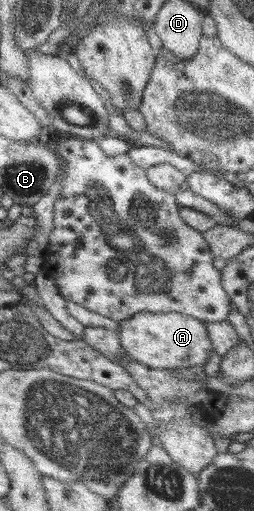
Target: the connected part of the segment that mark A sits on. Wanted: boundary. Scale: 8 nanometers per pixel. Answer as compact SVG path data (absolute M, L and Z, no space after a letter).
M139 311L136 316L120 322L118 338L127 355L142 365L152 369L181 369L193 365L204 366L211 351L214 351L204 322L172 311L171 313L151 313Z

